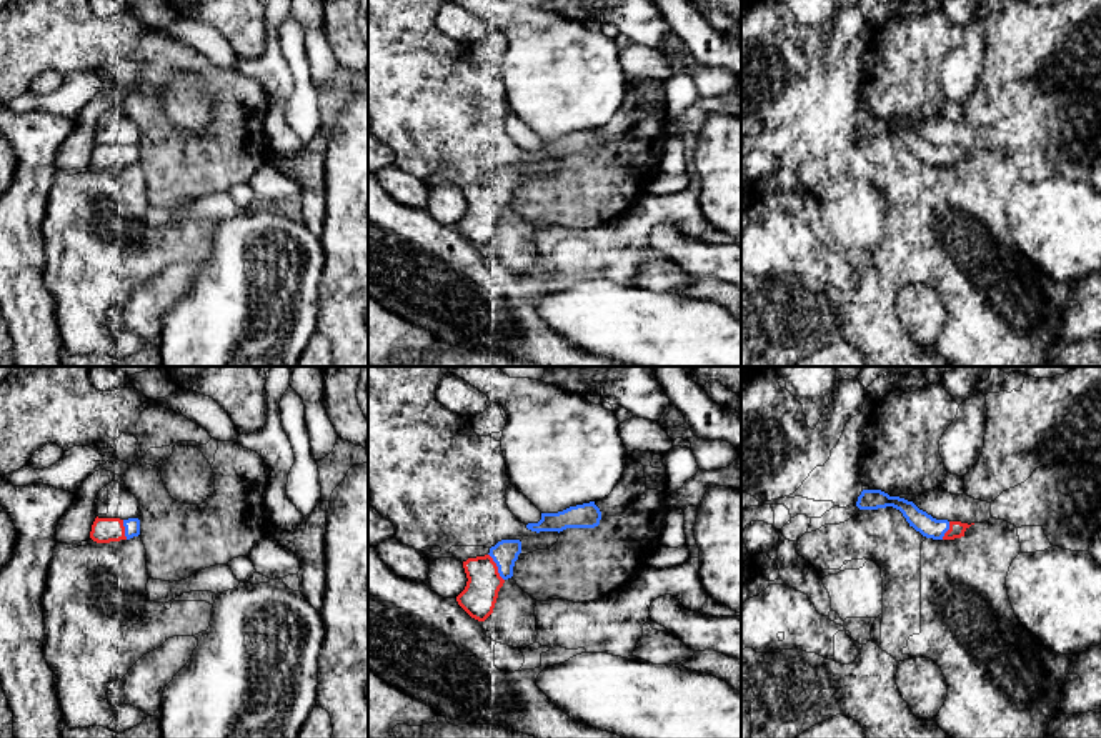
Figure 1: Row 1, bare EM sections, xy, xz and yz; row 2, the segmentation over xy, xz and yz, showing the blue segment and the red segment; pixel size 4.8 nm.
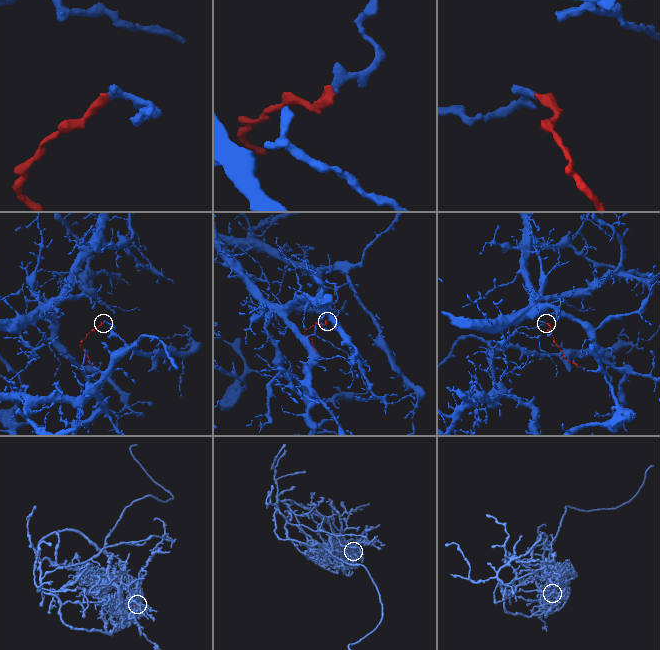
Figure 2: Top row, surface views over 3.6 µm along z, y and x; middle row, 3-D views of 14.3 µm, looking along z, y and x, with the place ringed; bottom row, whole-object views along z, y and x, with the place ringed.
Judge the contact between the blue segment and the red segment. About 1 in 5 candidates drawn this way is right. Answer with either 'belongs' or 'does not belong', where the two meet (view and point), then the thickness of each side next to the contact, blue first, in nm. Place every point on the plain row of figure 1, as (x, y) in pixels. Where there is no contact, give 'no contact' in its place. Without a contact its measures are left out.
belongs; contact xz (497, 192); calibres 120 and 170 nm

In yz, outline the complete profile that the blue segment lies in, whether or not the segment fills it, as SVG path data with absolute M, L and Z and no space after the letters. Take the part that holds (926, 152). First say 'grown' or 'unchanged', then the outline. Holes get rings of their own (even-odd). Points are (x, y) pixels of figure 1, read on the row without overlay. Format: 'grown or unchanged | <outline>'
grown | M863 117L858 123L856 133L859 137L878 137L893 133L903 140L909 153L926 165L933 167L954 167L964 163L971 153L961 148L936 147L926 138L919 137L913 128L899 123L889 123L881 117Z

